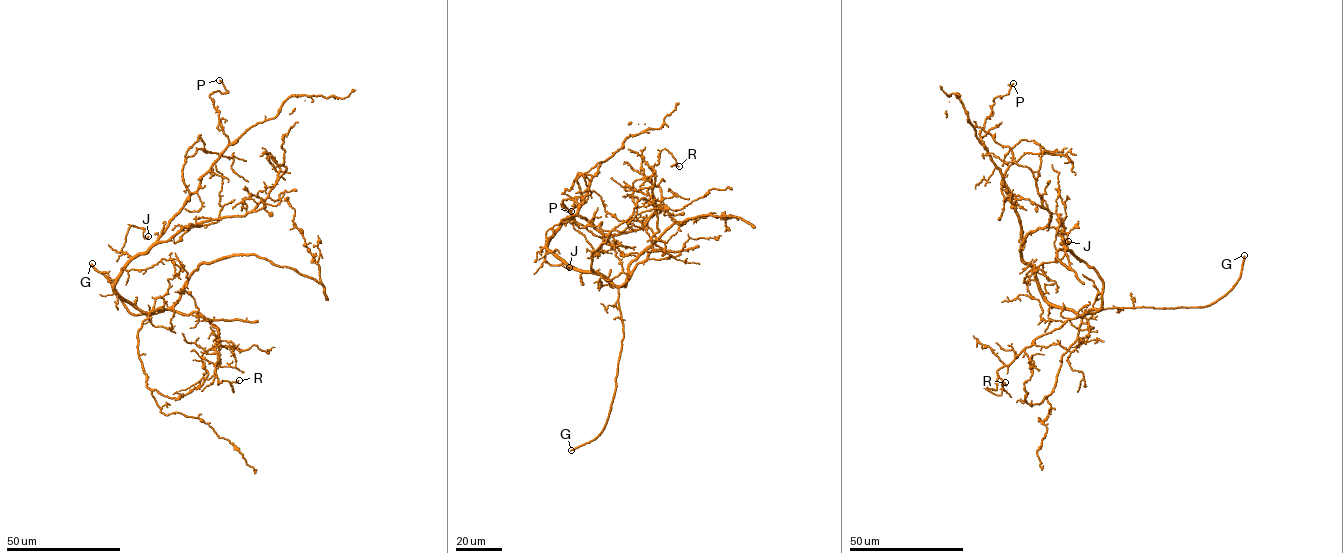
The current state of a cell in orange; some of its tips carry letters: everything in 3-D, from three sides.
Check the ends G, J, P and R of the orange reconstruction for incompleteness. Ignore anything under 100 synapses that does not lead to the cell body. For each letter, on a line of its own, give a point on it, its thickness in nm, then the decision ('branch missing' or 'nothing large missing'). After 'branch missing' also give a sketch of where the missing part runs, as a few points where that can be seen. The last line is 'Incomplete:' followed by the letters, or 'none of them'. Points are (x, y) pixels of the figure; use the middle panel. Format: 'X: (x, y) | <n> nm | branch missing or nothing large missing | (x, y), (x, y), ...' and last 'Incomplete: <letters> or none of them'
G: (571, 450) | 280 nm | branch missing | (571, 450), (556, 454), (540, 452)
J: (569, 267) | 190 nm | nothing large missing
P: (571, 211) | 200 nm | nothing large missing
R: (679, 166) | 100 nm | nothing large missing
Incomplete: G

